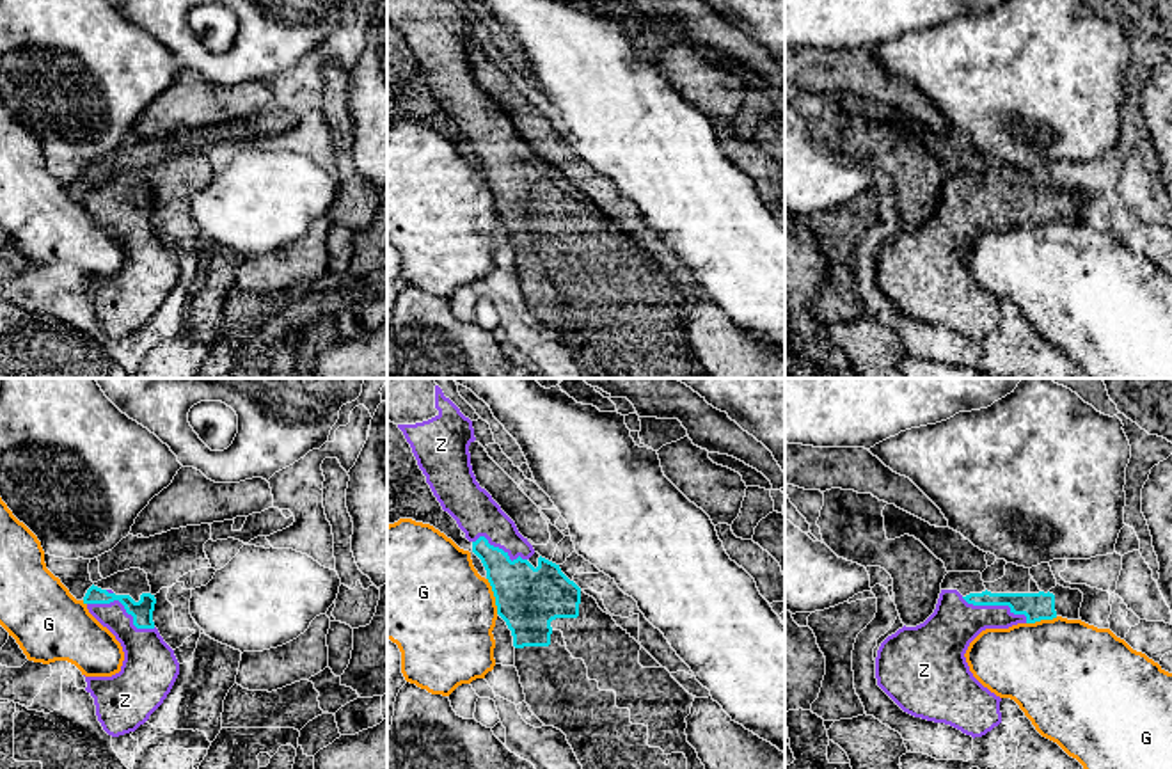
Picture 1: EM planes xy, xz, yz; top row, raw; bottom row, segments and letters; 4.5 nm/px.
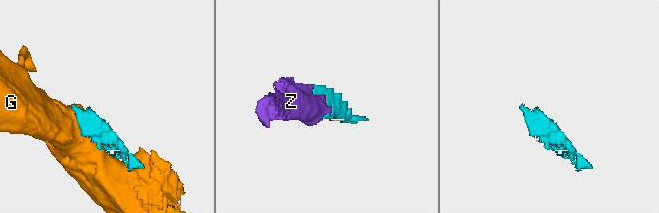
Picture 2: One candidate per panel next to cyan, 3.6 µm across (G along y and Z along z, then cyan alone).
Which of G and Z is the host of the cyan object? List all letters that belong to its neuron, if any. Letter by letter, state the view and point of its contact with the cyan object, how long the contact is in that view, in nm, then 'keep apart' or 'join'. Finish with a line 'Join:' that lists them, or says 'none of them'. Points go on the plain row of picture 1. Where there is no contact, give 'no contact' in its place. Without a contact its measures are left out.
G: meets cyan in xz at (494, 198); contact 180 nm long; keep apart
Z: meets cyan in xy at (125, 210); contact 340 nm long; join
Join: Z

